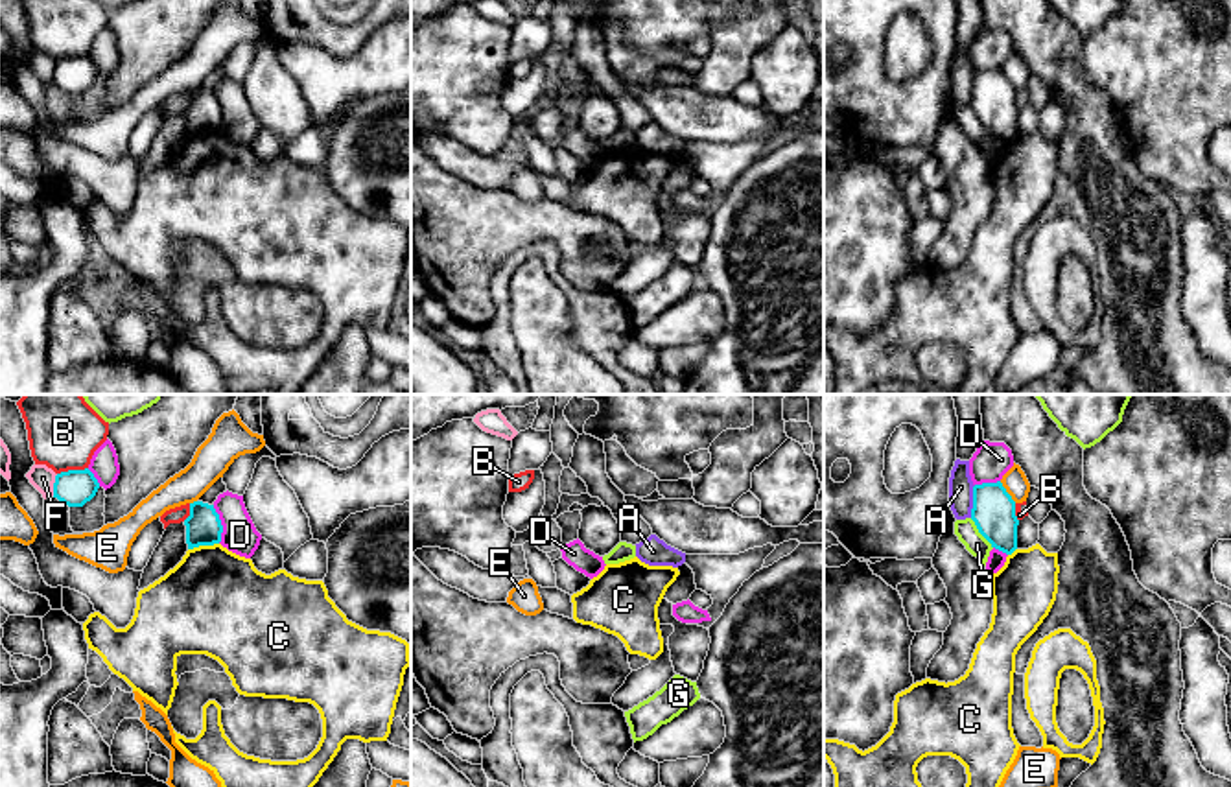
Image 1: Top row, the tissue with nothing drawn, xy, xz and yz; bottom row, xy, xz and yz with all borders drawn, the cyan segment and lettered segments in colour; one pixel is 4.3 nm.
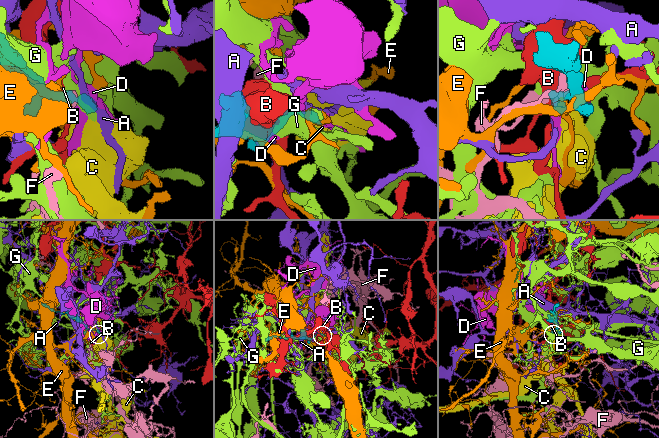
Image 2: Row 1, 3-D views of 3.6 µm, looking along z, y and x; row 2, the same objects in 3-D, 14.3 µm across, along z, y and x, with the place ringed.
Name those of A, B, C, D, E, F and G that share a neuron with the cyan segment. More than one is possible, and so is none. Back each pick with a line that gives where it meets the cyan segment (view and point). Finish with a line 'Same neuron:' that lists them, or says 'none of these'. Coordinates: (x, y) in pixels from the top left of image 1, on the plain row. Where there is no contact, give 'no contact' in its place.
Same neuron: none of these

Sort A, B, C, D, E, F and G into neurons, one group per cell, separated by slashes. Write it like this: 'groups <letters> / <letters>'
groups A / B / C / D F / E / G

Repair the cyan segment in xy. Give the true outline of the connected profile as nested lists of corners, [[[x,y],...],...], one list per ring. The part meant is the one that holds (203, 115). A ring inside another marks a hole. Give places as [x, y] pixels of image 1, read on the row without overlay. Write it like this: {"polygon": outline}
{"polygon": [[[193,88],[190,103],[184,107],[188,136],[214,133],[221,129],[223,112],[214,92]]]}

